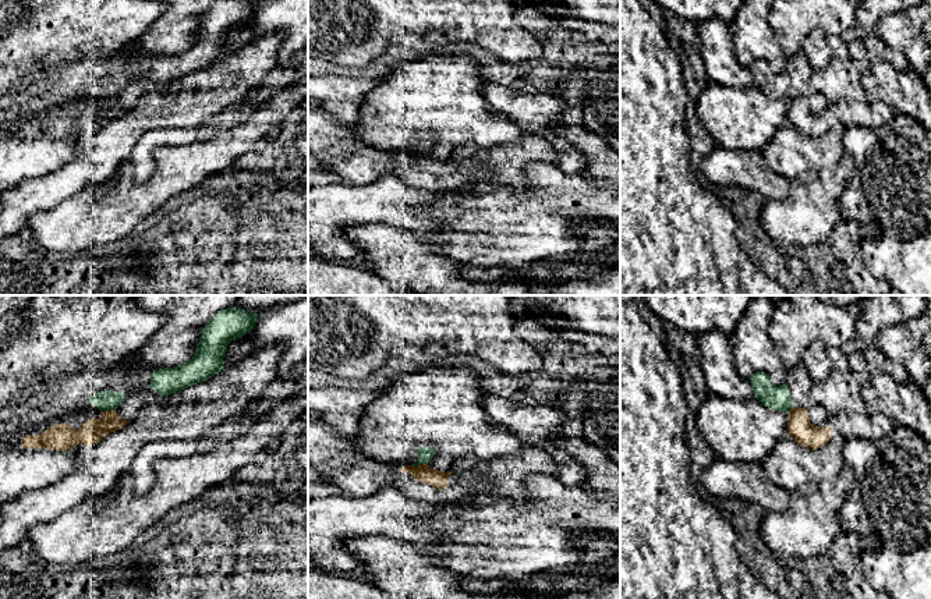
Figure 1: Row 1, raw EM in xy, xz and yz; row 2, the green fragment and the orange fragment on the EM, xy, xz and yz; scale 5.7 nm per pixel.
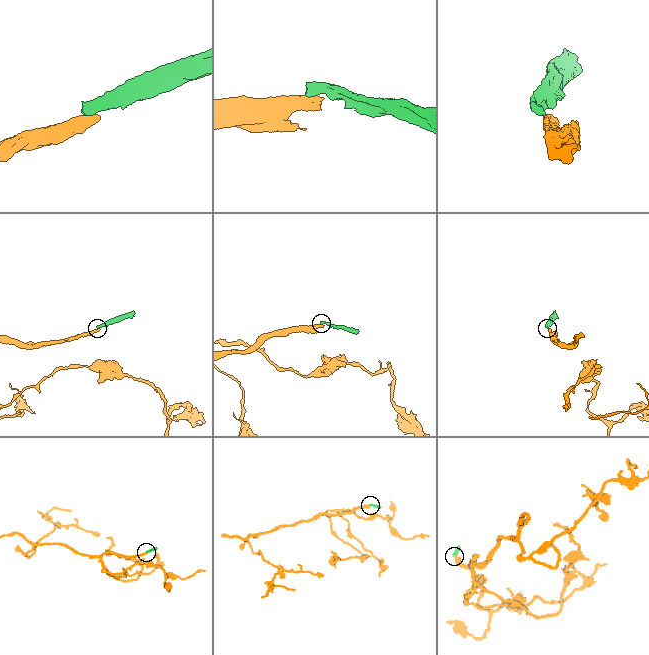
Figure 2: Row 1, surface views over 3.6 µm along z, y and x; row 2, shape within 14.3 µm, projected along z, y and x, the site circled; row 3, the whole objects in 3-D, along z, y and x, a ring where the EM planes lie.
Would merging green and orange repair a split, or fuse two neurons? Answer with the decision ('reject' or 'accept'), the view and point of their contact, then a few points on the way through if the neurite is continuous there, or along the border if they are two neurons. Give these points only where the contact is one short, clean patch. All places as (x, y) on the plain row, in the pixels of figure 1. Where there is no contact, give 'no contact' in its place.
reject; contact xz (418, 152)

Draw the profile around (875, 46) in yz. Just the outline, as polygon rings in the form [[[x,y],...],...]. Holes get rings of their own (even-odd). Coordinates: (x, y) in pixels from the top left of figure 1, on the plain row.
[[[875,33],[865,38],[864,43],[870,56],[882,57],[886,50],[886,45]]]

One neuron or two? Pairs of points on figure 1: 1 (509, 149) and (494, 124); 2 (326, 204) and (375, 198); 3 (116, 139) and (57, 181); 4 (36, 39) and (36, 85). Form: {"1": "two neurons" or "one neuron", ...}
{"1": "two neurons", "2": "one neuron", "3": "one neuron", "4": "two neurons"}

